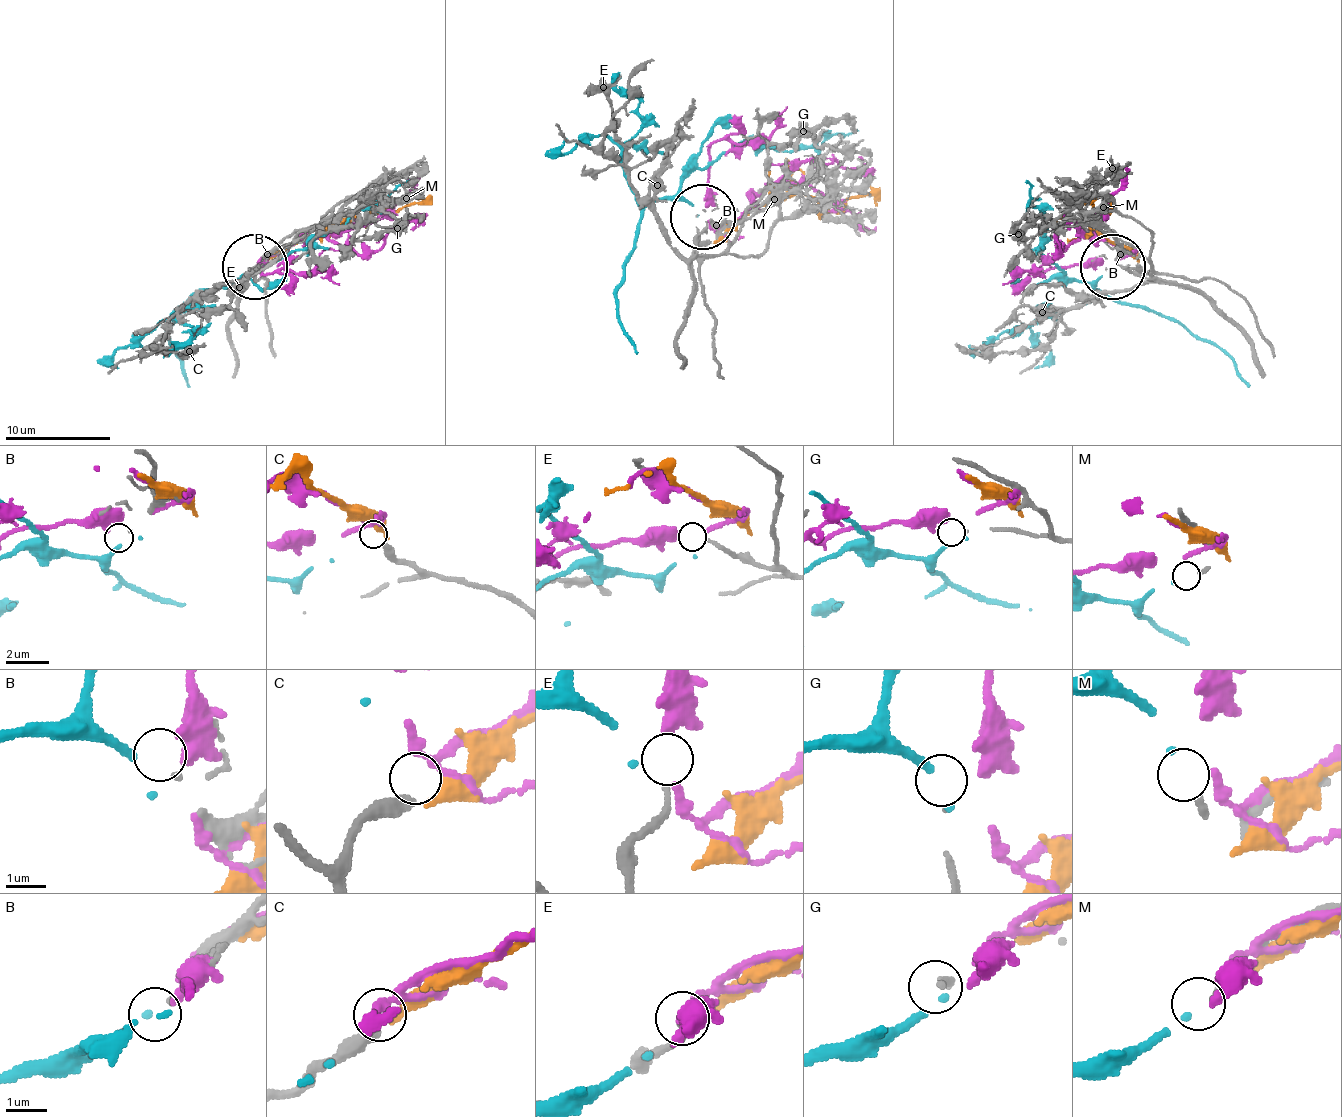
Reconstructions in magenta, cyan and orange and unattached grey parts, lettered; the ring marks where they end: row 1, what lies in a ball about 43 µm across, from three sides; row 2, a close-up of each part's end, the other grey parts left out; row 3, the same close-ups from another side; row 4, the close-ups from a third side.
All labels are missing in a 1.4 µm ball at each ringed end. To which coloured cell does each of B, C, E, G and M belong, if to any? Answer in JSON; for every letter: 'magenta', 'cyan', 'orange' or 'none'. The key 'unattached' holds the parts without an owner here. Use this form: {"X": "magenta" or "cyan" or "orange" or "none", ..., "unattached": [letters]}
{"B": "none", "C": "magenta", "E": "none", "G": "none", "M": "cyan", "unattached": ["B", "E", "G"]}

